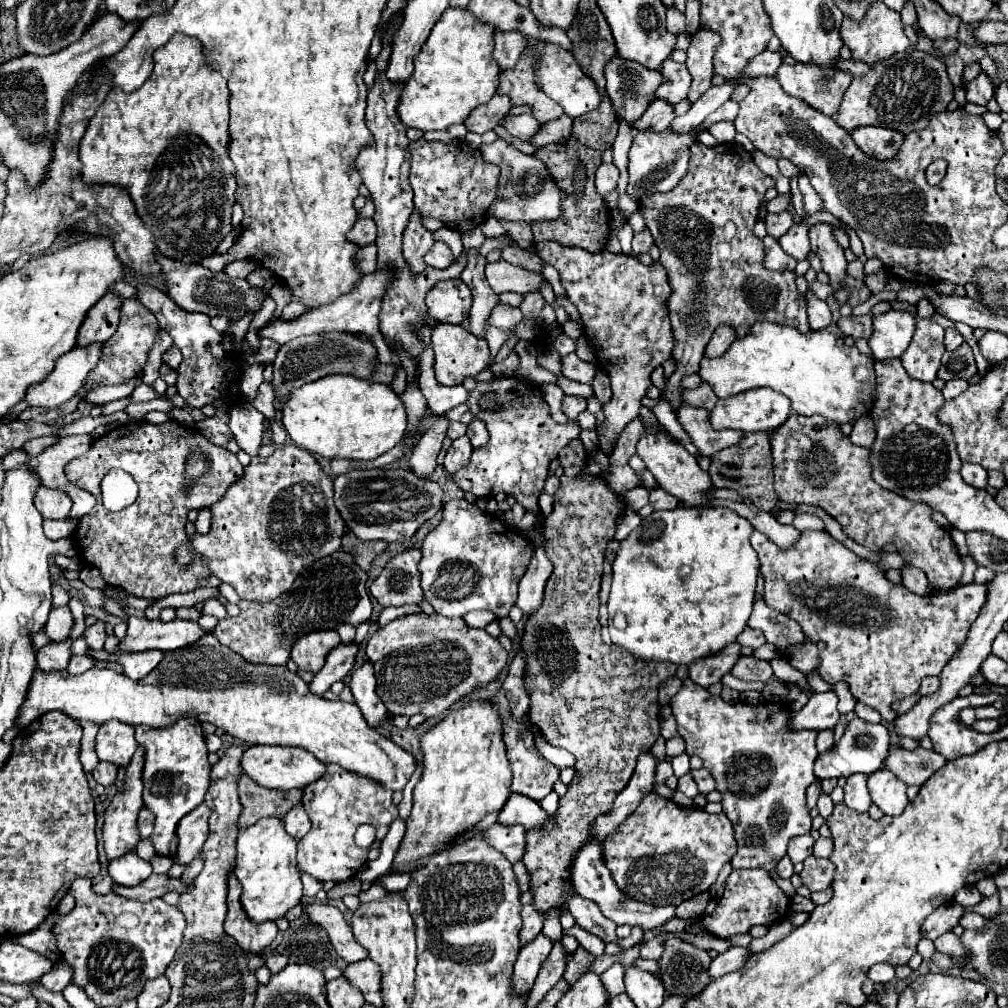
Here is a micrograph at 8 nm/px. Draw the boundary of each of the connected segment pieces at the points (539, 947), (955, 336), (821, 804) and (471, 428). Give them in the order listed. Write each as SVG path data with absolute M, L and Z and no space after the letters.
M542 933L532 943L522 947L514 965L514 991L532 991L534 979L544 959L550 955L550 951L552 951L552 941Z
M946 329L946 339L944 339L944 345L946 345L946 349L948 349L948 351L958 349L962 343L964 343L964 339L962 339L962 335L960 335L956 329Z
M820 793L820 797L818 797L818 811L820 811L820 815L826 819L830 813L832 813L832 809L834 809L834 803L832 803L832 799L830 799L830 795L828 793Z
M474 419L470 425L468 425L468 433L466 433L474 445L474 449L482 447L488 443L488 431L486 431L486 425L482 423L482 419Z

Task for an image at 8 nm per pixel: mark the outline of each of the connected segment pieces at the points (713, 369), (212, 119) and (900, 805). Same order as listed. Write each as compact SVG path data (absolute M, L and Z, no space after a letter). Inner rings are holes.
M754 323L754 327L750 327L750 331L742 339L734 339L734 343L722 357L716 359L704 357L700 361L700 377L714 389L714 393L720 399L758 387L770 387L774 391L784 393L792 401L792 409L798 415L810 417L816 413L840 425L860 419L864 413L868 413L870 399L876 389L874 363L870 361L868 355L858 353L856 347L848 347L842 337L830 331L810 331L802 335L794 331L794 327L782 327L778 323Z
M174 35L164 47L160 47L156 51L154 71L138 91L122 93L122 91L118 91L118 87L114 87L108 93L106 101L98 107L98 111L90 119L88 129L86 129L86 133L80 141L80 161L82 161L82 179L84 179L84 183L88 183L88 185L92 185L92 183L110 183L110 185L122 185L124 189L128 189L140 219L154 233L160 253L166 255L166 257L178 257L180 253L186 253L182 263L198 263L200 259L208 257L210 253L214 253L214 249L224 239L224 235L228 235L232 231L230 215L232 215L232 205L236 201L234 199L236 175L234 175L234 163L228 157L228 141L230 141L230 135L228 135L228 99L230 99L230 91L226 87L226 79L220 75L220 71L212 71L212 67L206 65L206 57L202 55L202 45L198 43L198 39L186 37L186 35Z
M878 769L868 777L868 791L872 795L872 803L884 815L900 815L908 805L906 785L888 769Z

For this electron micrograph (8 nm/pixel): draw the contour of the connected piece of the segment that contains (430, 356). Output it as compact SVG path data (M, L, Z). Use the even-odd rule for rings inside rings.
M424 327L417 329L419 338L423 341L425 349L420 357L419 386L426 398L428 408L435 415L442 415L452 407L465 403L469 392L462 384L457 386L443 386L435 378L433 369L434 349L432 349L432 329Z

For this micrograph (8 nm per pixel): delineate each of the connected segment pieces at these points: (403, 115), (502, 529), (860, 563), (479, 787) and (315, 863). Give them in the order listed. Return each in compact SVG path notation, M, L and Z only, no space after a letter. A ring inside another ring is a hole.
M448 7L434 25L422 51L416 55L416 71L404 85L398 115L406 127L422 131L446 129L454 123L464 123L468 113L482 103L488 103L496 89L500 67L492 57L494 29L490 23L476 23L466 9Z
M464 497L448 499L440 525L422 543L418 571L424 599L444 617L462 617L474 609L488 609L502 619L516 603L518 581L532 555L534 543L506 527L502 519L478 509Z
M754 529L750 543L760 555L762 563L760 571L764 577L764 603L798 621L806 635L806 643L792 649L789 659L792 667L804 675L818 671L818 675L830 685L836 685L838 681L848 683L854 699L878 709L886 721L896 719L896 713L890 709L892 701L914 695L926 675L942 673L944 665L966 641L974 619L986 603L988 587L978 583L958 587L954 591L930 593L924 597L914 595L906 587L890 583L878 565L858 557L842 543L832 539L826 531L804 529L800 531L794 547L782 549L776 543L770 543L762 531Z
M470 701L458 711L448 713L438 725L434 725L422 739L420 749L424 753L422 759L422 777L414 789L414 807L406 825L408 831L404 841L396 853L394 869L398 873L412 873L418 863L424 863L430 855L446 849L458 835L472 829L484 815L492 811L500 811L510 795L510 761L506 757L506 745L502 739L502 719L500 711L492 701Z
M328 765L326 773L310 783L302 793L302 807L306 809L312 827L310 833L298 841L298 867L318 881L346 881L354 877L368 861L370 849L360 849L354 843L354 833L360 825L374 825L378 831L376 843L380 847L398 809L392 803L392 793L372 779L344 771L338 765Z

